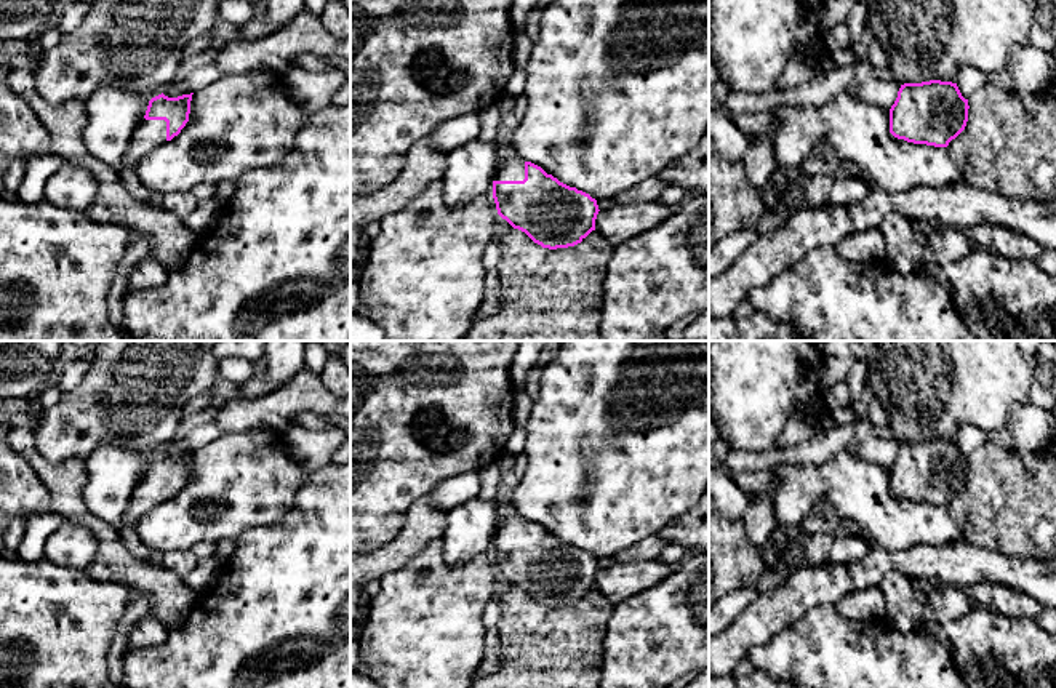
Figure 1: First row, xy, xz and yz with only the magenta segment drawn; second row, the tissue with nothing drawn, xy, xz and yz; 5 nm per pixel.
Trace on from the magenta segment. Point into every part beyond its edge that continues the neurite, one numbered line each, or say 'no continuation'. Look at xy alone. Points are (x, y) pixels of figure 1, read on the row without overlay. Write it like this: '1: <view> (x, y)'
1: xy (149, 493)

